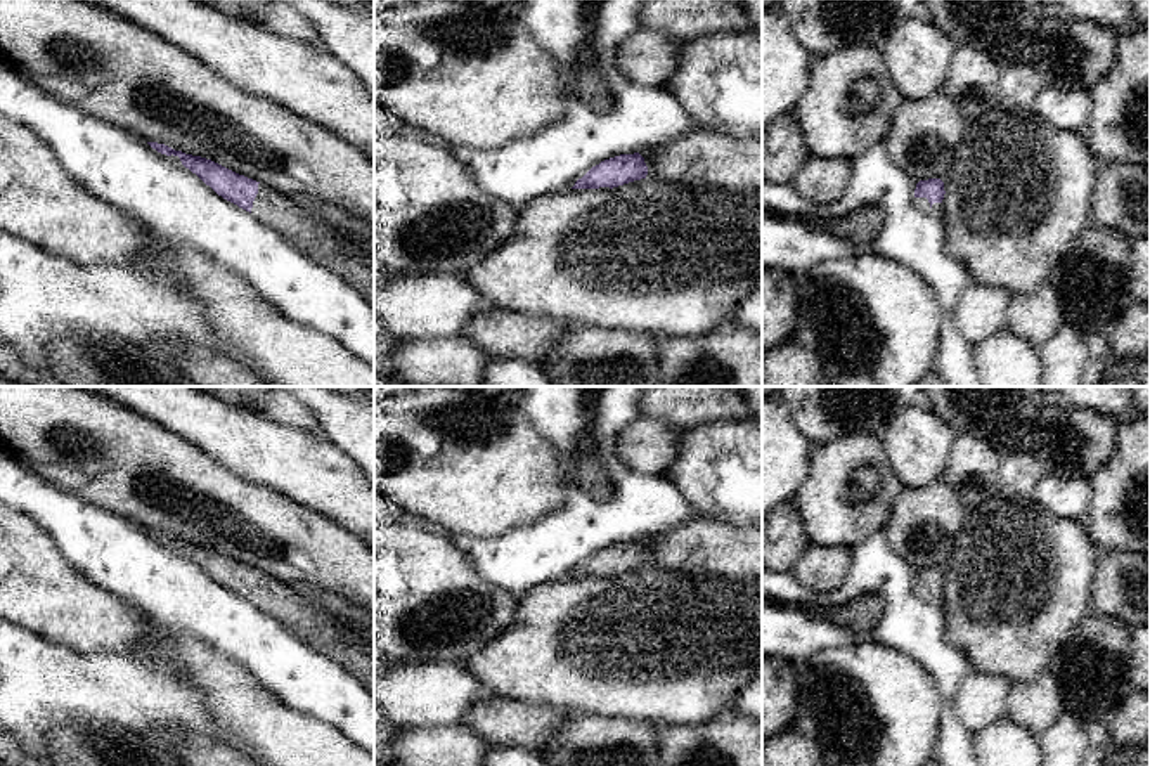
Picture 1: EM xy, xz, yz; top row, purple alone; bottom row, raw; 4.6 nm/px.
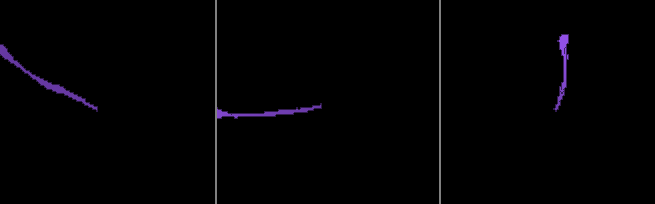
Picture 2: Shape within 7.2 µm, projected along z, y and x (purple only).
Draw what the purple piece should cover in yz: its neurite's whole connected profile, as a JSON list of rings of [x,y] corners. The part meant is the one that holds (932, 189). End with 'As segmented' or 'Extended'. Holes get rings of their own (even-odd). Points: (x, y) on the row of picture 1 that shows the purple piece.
[[[940,179],[920,180],[914,189],[914,206],[935,217],[942,217],[944,182]]]. Extended

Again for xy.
[[[147,142],[166,156],[178,156],[218,196],[249,211],[270,225],[307,256],[338,272],[374,307],[374,263],[357,258],[345,241],[308,213],[301,201],[291,199],[267,184],[239,175],[211,159],[175,151],[165,144]]]. Extended

